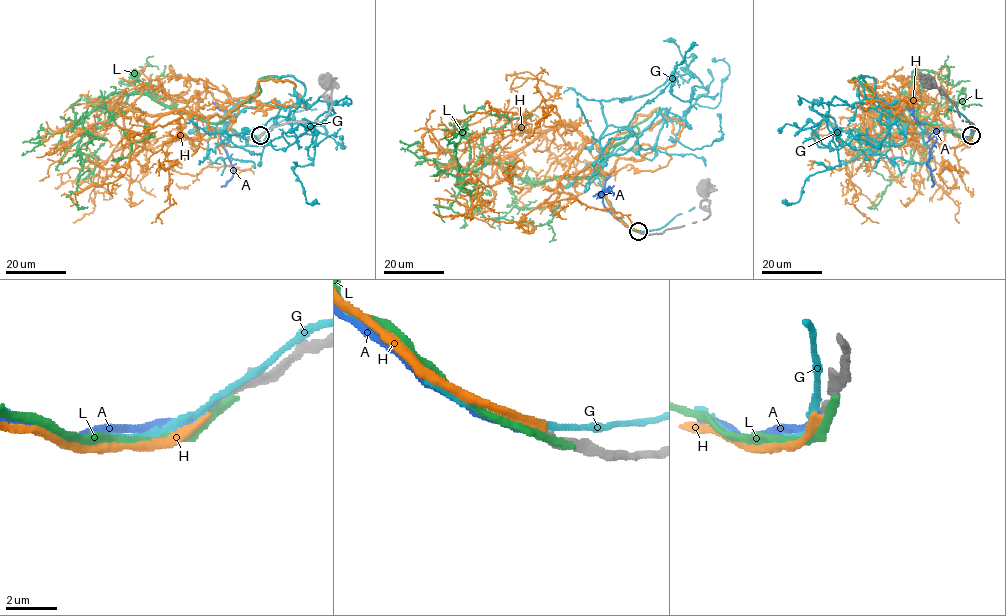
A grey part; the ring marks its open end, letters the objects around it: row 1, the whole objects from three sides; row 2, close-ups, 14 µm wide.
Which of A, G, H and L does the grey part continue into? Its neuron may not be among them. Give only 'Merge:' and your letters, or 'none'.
Merge: A

